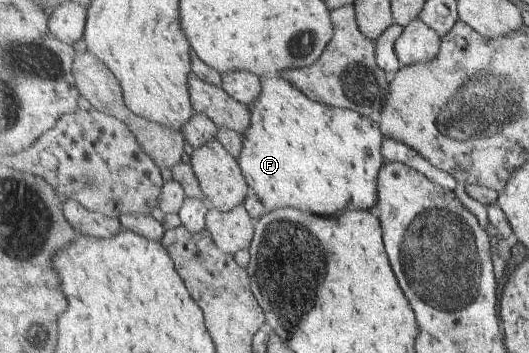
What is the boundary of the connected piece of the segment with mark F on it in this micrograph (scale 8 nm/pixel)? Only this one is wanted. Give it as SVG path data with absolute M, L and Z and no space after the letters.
M263 75L261 77L261 84L262 93L260 97L250 105L252 114L251 124L243 133L243 150L238 160L249 186L261 197L268 211L278 208L295 207L296 209L300 209L300 211L306 211L306 213L330 217L341 214L346 210L354 211L376 208L378 199L378 176L382 166L386 164L381 152L386 137L381 130L378 117L363 116L357 111L339 108L312 99L302 90L299 90L289 79L286 79L284 75Z

